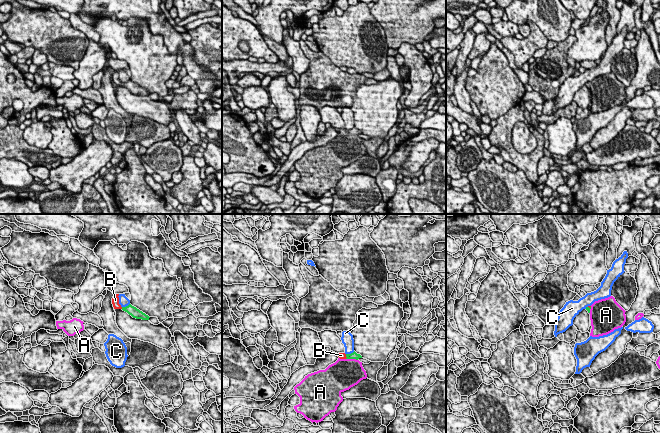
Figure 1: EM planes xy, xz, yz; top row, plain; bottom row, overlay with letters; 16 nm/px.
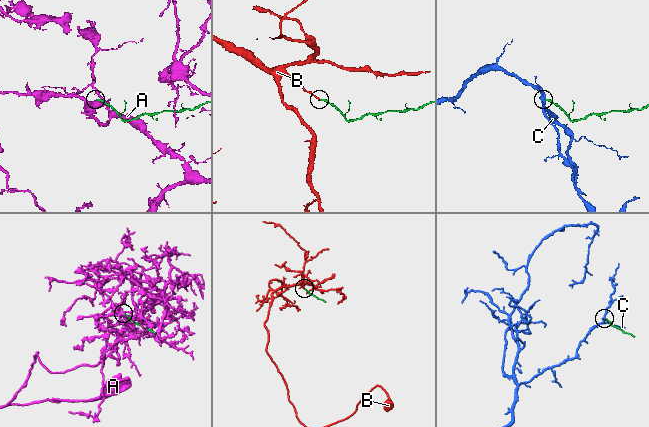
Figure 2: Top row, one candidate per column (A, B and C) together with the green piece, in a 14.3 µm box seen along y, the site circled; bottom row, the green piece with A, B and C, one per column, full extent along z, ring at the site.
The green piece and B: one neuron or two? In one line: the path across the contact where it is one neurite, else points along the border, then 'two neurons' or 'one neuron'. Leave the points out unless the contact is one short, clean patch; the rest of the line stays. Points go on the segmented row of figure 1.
across xz (354, 355), (346, 356), (341, 355) | one neuron

